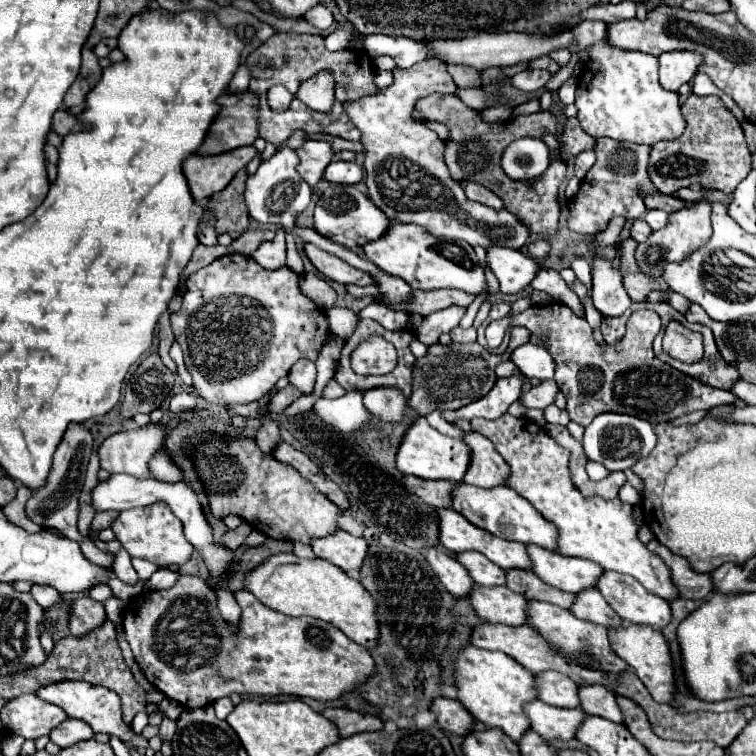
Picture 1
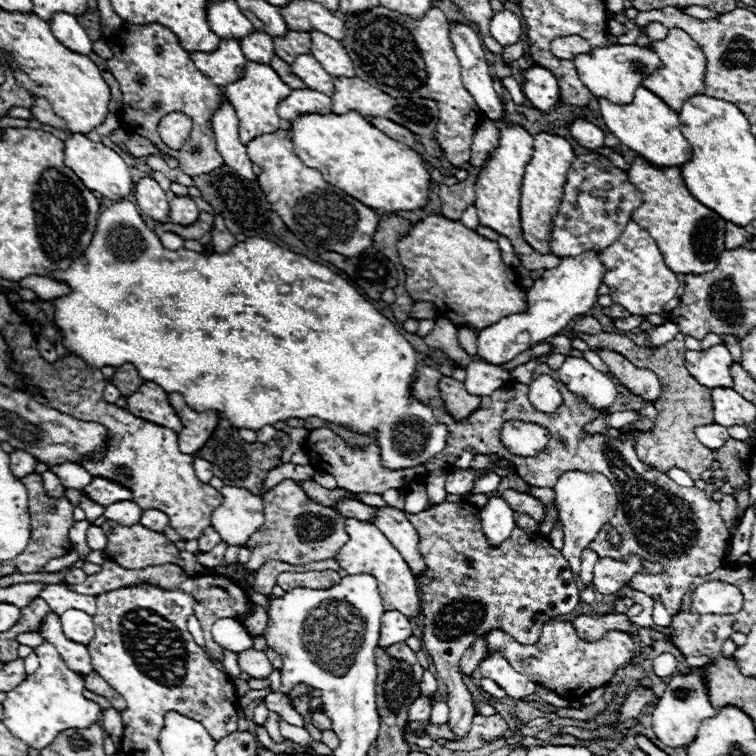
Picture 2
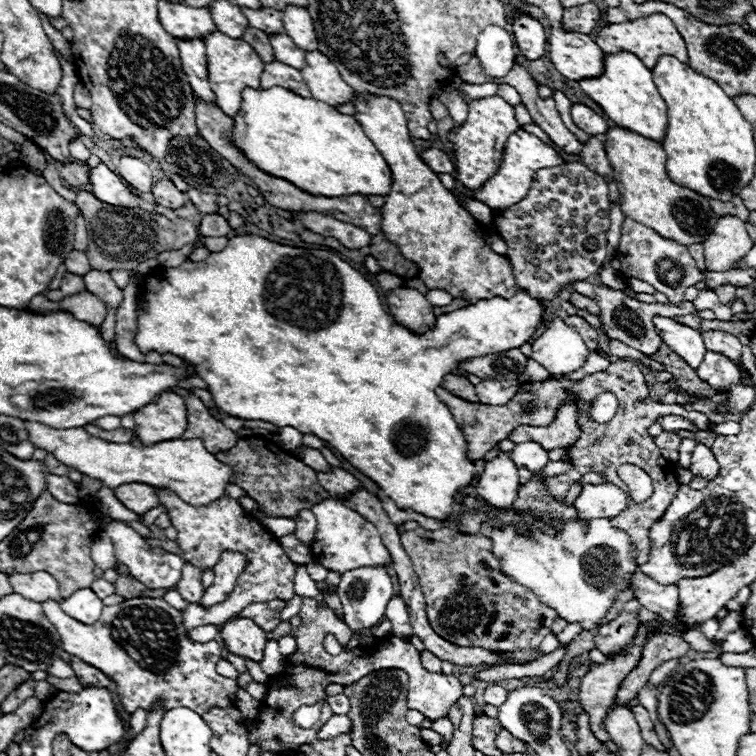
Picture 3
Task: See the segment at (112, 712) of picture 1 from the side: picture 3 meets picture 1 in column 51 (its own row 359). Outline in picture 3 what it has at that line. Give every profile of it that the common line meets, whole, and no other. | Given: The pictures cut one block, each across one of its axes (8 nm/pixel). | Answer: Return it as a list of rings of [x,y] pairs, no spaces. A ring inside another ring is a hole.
[[[654,316],[654,326],[656,326],[656,332],[662,336],[662,340],[678,356],[682,356],[692,368],[700,366],[700,362],[704,360],[706,346],[702,342],[702,336],[698,330],[678,324],[676,320],[664,318],[664,316]]]

